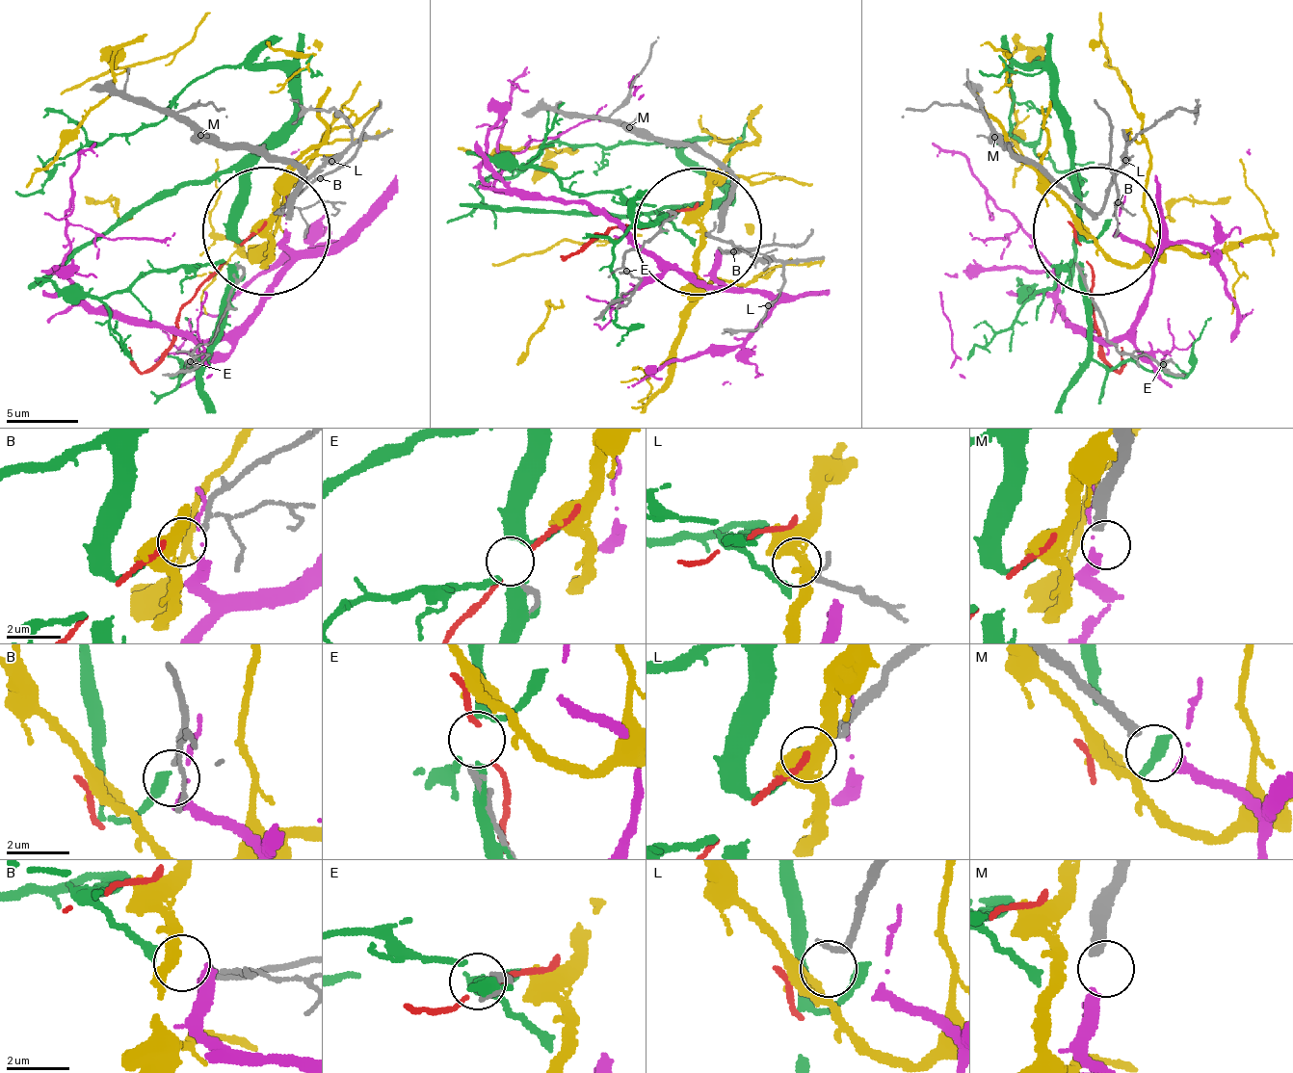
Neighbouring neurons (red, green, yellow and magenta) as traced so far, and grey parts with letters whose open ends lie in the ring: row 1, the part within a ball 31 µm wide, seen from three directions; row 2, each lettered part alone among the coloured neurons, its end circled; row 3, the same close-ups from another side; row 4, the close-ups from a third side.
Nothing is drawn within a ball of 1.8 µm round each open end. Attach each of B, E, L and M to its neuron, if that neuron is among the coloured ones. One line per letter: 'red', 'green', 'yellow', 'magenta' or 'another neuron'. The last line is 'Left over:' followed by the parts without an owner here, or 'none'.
B: green
E: another neuron
L: another neuron
M: magenta
Left over: E, L

